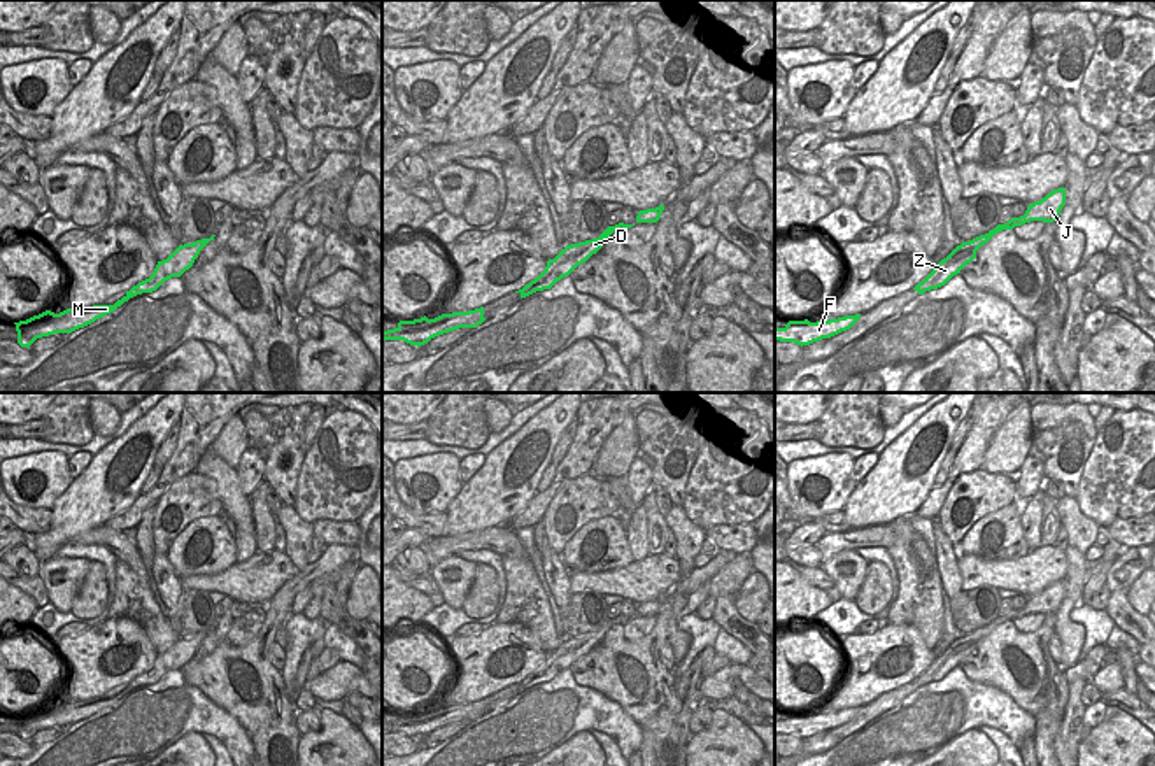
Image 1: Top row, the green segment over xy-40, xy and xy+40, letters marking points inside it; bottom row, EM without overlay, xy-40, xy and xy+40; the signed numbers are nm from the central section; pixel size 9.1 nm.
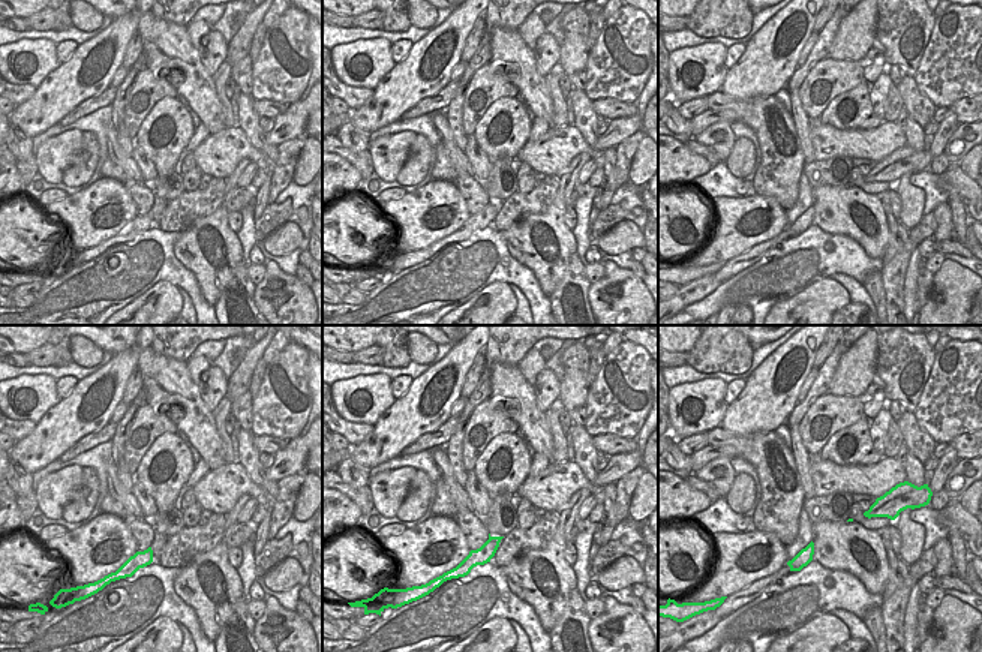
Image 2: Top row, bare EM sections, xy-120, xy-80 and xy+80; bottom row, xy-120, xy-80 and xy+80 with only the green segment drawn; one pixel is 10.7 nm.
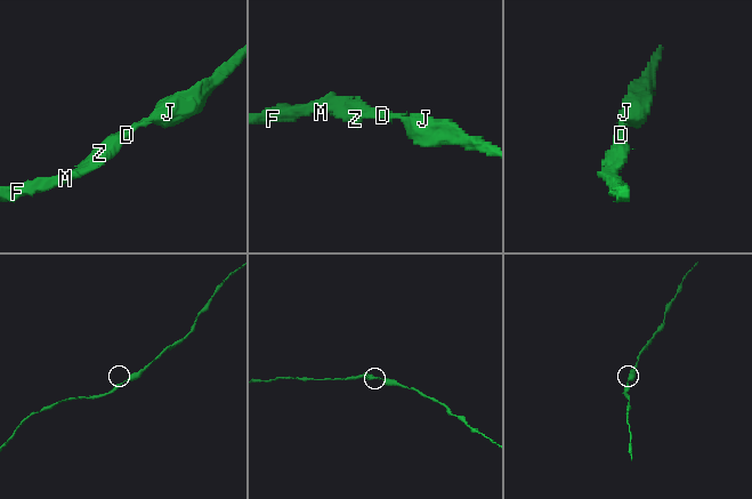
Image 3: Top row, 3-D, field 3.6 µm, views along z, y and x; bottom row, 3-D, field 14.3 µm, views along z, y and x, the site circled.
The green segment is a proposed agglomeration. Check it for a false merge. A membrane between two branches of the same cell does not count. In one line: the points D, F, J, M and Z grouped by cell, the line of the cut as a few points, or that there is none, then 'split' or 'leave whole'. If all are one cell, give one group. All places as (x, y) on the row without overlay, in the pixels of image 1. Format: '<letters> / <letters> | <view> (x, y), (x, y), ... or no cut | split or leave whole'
D F J M Z | no cut | leave whole

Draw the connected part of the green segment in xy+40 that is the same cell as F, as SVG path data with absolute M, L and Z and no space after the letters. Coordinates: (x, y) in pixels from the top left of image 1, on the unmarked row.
M861 706L817 715L810 715L808 712L789 713L783 720L775 720L775 734L794 734L801 740L810 738L822 731L831 731L841 724L850 722L859 713L859 710Z

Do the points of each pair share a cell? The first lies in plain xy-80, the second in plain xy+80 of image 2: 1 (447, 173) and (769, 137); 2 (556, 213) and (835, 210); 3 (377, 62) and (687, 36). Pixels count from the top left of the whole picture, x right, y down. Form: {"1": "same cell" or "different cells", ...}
{"1": "same cell", "2": "same cell", "3": "different cells"}

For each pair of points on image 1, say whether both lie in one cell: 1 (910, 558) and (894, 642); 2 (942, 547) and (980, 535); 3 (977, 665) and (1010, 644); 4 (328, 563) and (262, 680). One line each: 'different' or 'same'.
1: different
2: different
3: same
4: same

